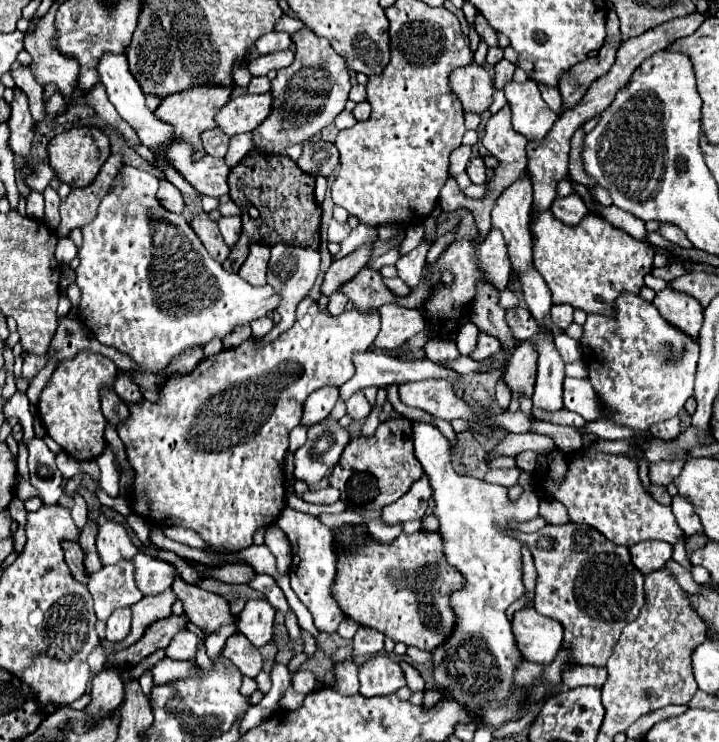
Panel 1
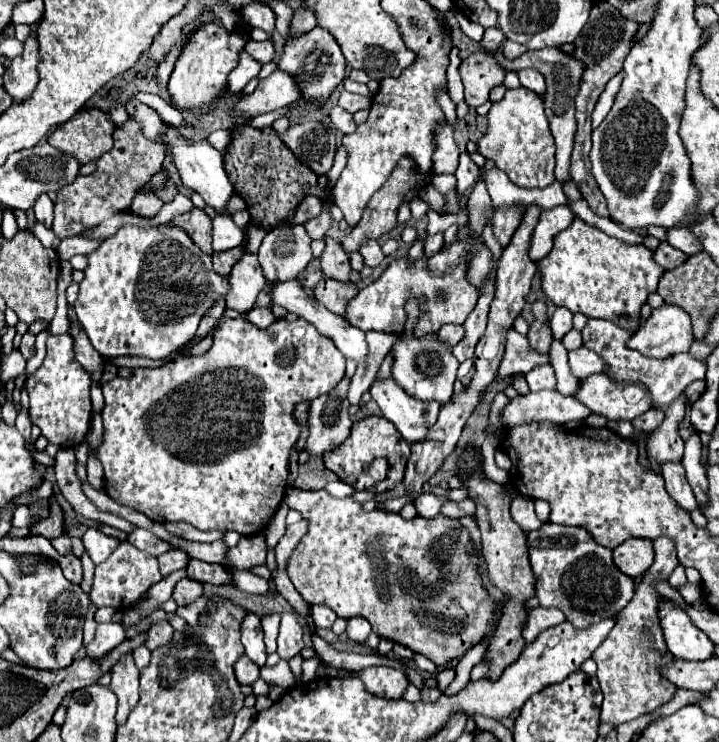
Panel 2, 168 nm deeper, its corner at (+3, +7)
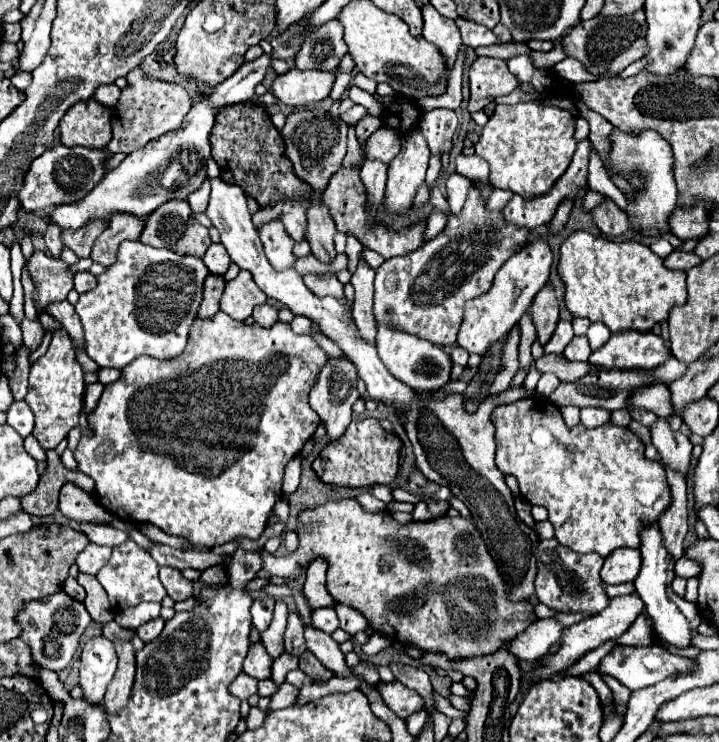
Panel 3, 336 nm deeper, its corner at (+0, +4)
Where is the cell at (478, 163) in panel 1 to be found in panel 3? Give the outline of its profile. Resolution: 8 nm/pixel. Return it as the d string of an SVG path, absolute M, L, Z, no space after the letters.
M459 174L449 176L449 180L447 180L447 200L449 200L453 214L459 214L463 210L463 204L467 200L471 186L473 186L473 182L467 180L465 176L459 176Z

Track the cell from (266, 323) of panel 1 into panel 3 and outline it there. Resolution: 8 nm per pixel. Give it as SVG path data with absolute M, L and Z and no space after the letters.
M269 304L257 306L253 310L253 320L255 320L255 324L259 324L263 328L271 328L277 322L277 310L273 306L269 306Z

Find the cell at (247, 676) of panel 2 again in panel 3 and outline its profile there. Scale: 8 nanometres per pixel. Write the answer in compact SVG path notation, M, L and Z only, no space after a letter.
M241 672L229 686L229 692L237 698L241 698L241 701L247 700L251 694L256 694L258 691L258 681L251 676L247 676L244 672Z

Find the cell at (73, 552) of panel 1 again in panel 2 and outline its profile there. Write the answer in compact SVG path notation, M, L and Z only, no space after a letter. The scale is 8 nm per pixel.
M52 497L50 503L50 517L36 523L32 527L32 535L44 535L46 539L52 539L52 537L58 537L64 533L64 517L62 517L62 511L60 511L60 505L56 503L56 499Z

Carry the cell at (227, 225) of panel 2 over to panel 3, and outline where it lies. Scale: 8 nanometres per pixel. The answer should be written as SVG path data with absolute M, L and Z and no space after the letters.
M213 242L203 256L203 262L211 274L225 274L231 264L231 258L227 256L227 250L223 248L221 242Z

